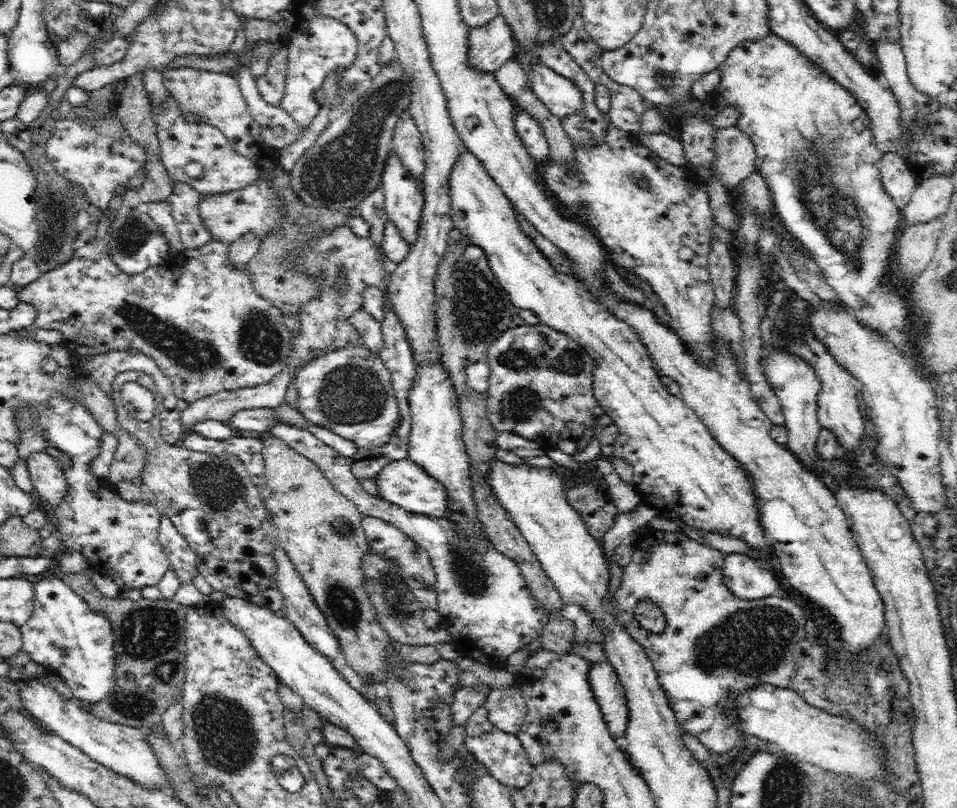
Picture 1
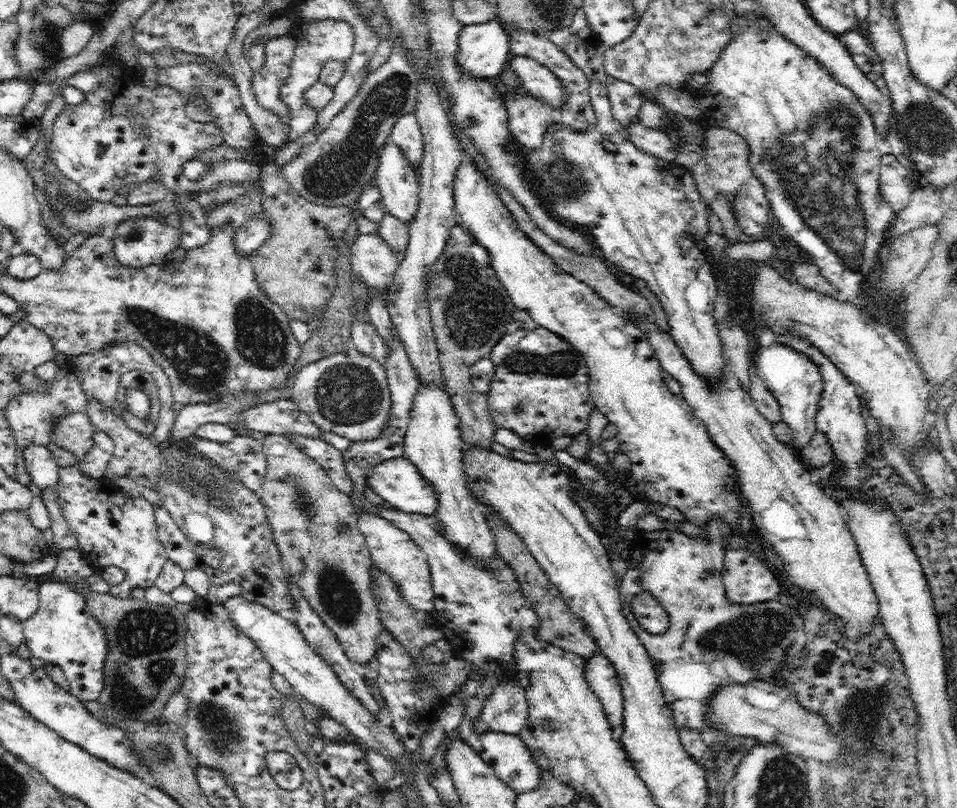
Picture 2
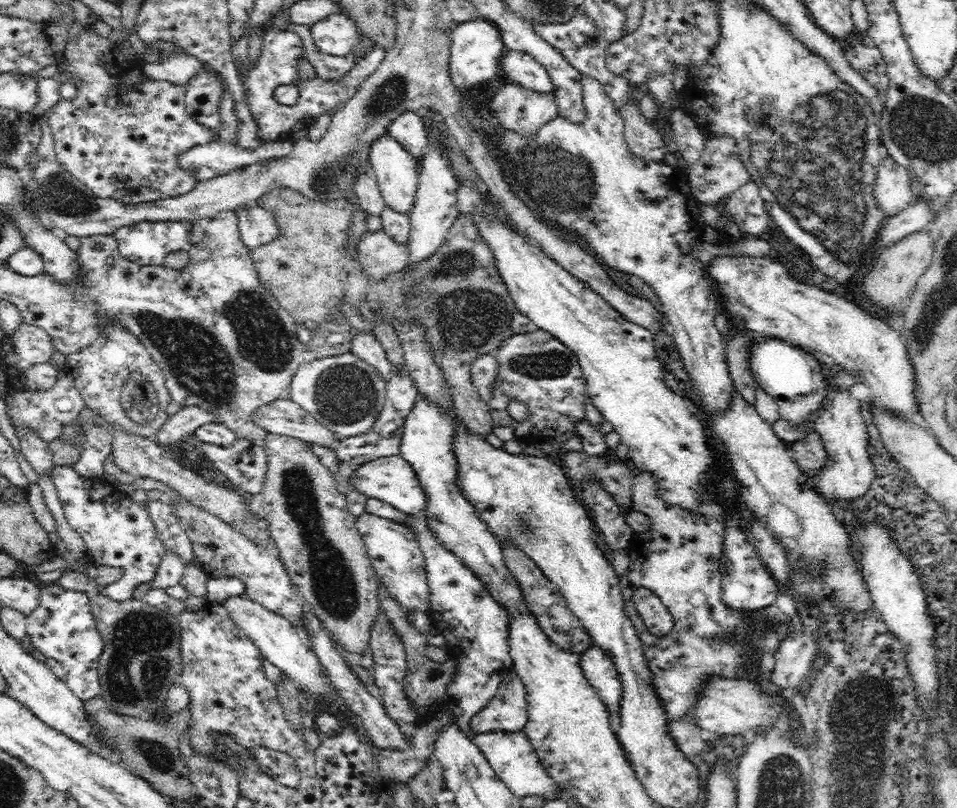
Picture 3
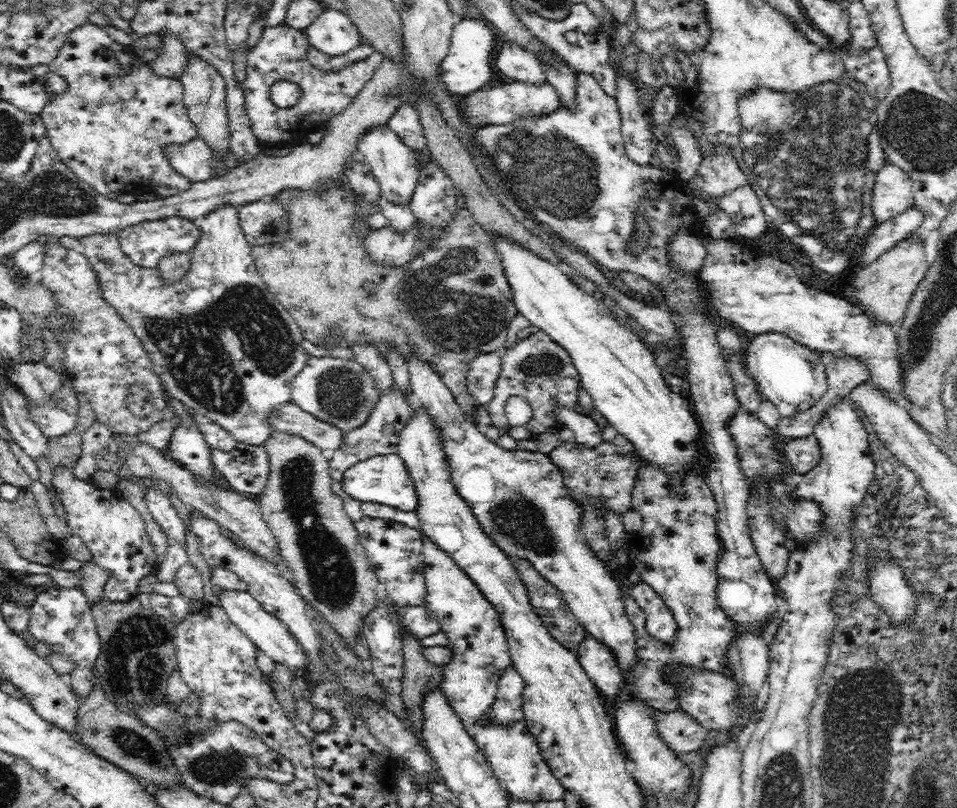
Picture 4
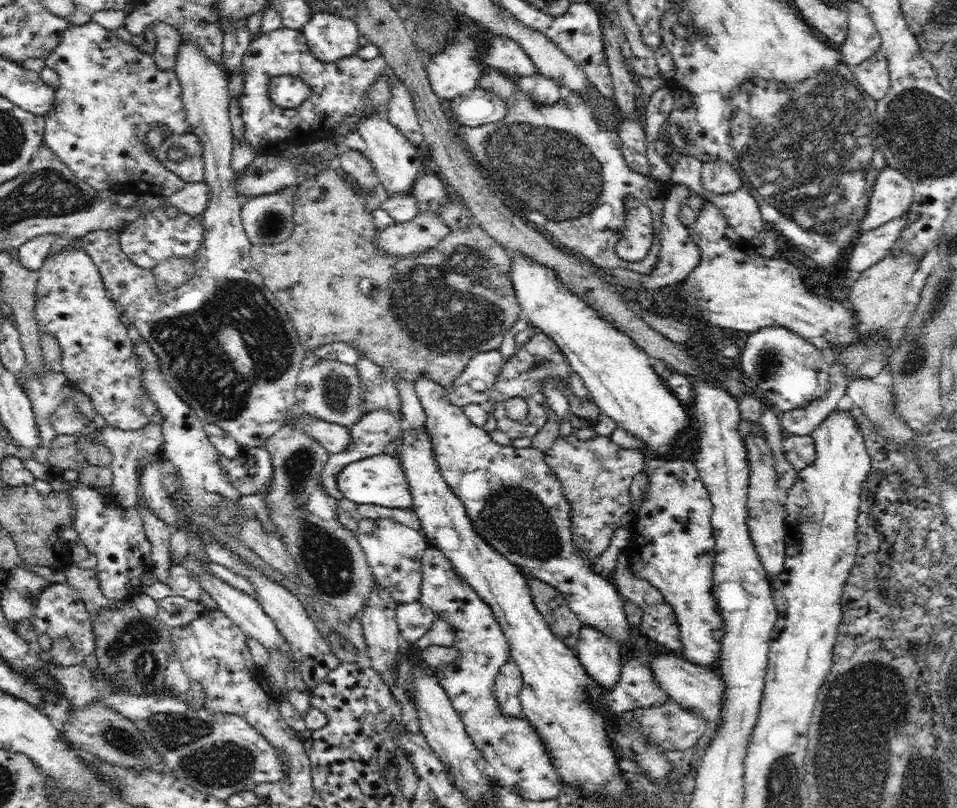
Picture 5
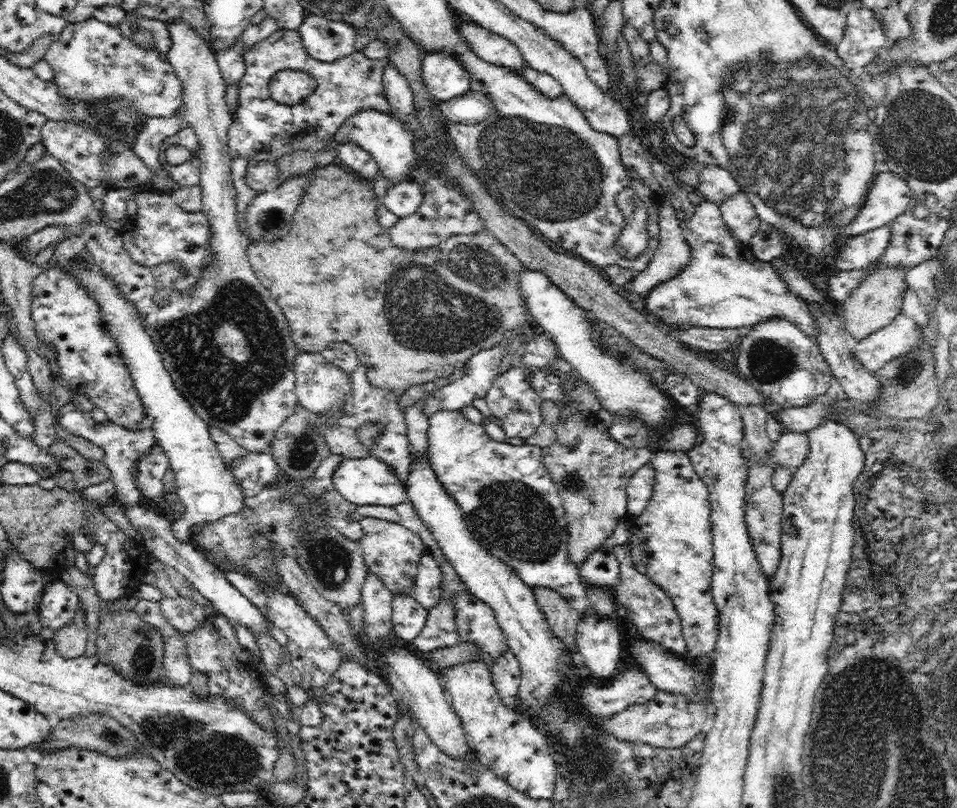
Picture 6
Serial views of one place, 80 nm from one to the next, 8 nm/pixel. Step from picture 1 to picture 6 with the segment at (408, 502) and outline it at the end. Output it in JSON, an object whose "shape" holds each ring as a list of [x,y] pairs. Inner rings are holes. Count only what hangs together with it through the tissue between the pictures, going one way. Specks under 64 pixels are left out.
{"shape":[[[374,456],[360,459],[345,459],[332,474],[333,486],[349,503],[362,505],[397,506],[407,499],[407,488],[388,464]]]}

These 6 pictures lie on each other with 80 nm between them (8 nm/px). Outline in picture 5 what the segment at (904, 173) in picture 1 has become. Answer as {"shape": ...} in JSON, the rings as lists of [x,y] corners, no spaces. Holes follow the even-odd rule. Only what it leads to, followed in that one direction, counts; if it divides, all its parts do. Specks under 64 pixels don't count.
{"shape":[[[886,165],[875,180],[859,231],[876,229],[885,222],[908,213],[914,199],[914,189],[908,177],[900,170]]]}

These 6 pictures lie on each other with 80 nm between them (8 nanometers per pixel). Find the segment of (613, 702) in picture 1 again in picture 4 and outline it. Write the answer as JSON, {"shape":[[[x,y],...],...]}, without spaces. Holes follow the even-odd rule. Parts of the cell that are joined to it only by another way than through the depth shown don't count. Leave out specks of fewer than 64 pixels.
{"shape":[[[586,634],[584,642],[578,646],[576,651],[584,672],[594,682],[596,688],[610,702],[614,702],[625,678],[611,648],[602,644],[591,634]]]}

